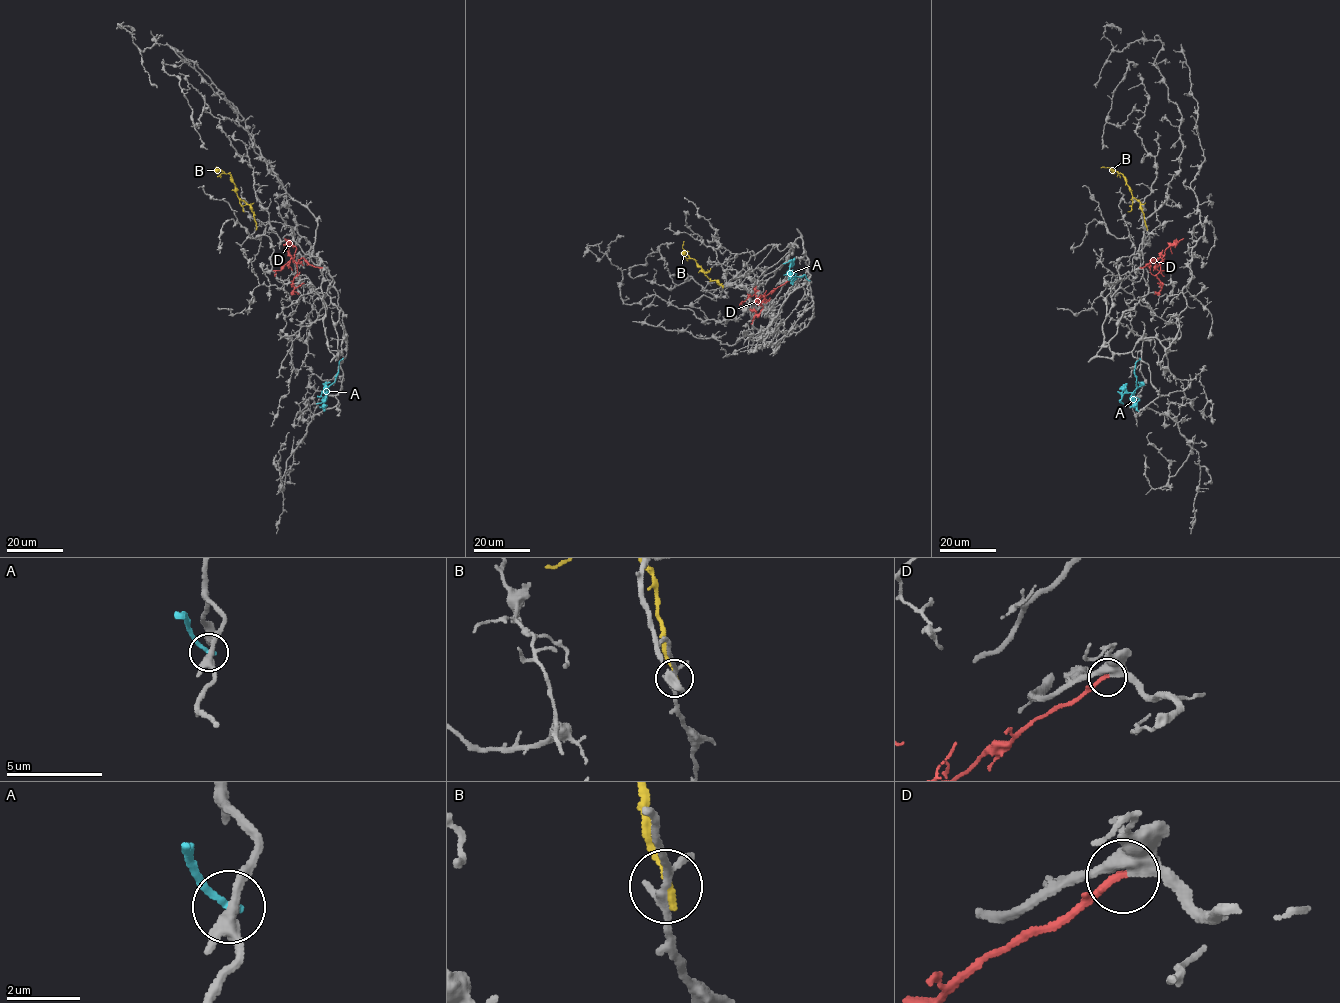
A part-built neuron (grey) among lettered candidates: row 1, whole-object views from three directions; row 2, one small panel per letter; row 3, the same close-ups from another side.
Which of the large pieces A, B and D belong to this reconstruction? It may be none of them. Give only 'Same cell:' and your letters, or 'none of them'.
Same cell: D

